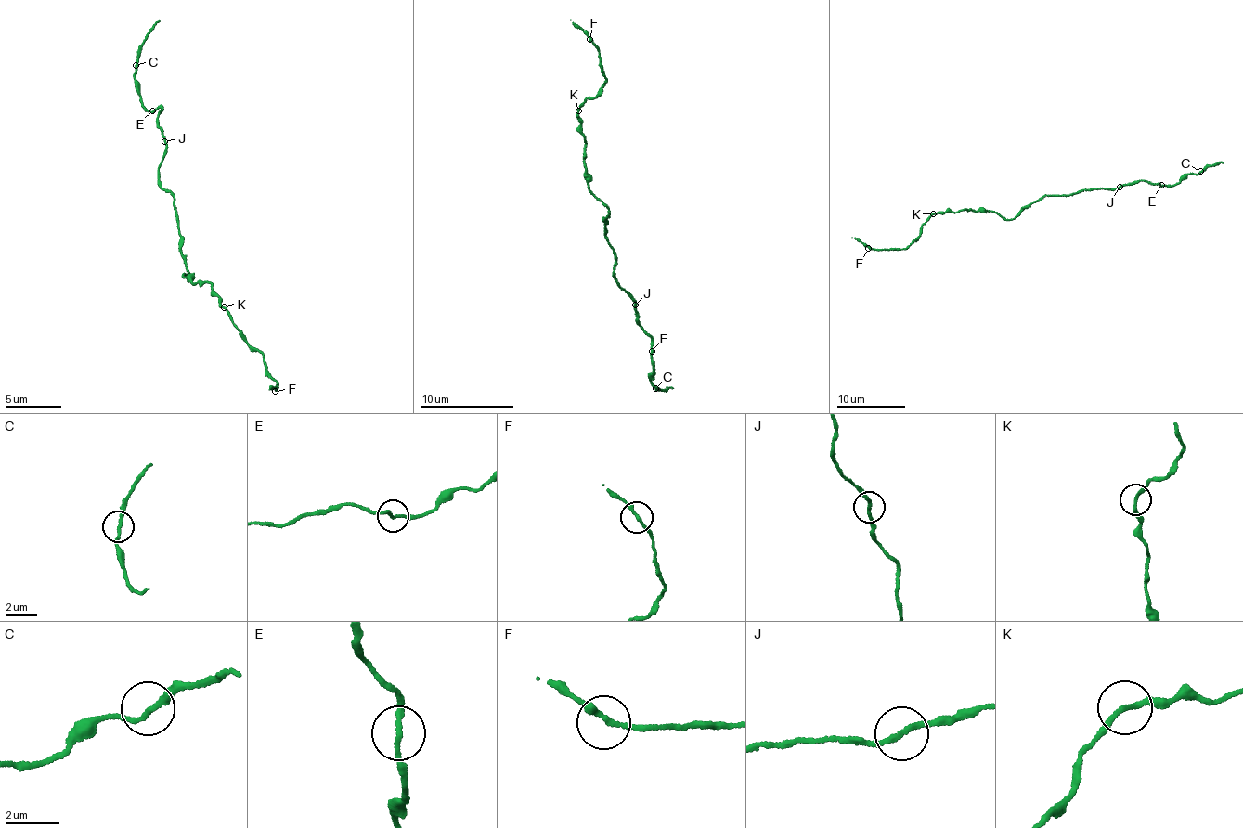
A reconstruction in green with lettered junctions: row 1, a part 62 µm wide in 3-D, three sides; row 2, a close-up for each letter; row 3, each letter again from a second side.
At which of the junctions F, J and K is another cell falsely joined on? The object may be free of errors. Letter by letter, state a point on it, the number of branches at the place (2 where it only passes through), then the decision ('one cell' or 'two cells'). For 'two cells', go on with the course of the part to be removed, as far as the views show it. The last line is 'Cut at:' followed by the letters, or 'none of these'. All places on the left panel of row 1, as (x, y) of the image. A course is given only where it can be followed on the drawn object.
F: place (275, 391); branches 2; one cell
J: place (164, 141); branches 2; two cells; course (165, 142), (155, 124), (159, 110), (161, 111), (151, 112), (138, 99), (135, 79), (144, 40), (161, 21)
K: place (224, 307); branches 2; one cell
Cut at: J

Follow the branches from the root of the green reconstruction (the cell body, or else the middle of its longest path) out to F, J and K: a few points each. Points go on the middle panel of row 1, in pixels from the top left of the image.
F: (603, 225), (608, 205), (589, 187), (578, 116), (578, 106), (597, 96), (605, 81), (599, 48), (589, 39)
J: (603, 225), (606, 241), (615, 256), (613, 277), (636, 304)
K: (603, 225), (609, 212), (608, 205), (589, 187), (578, 110)

